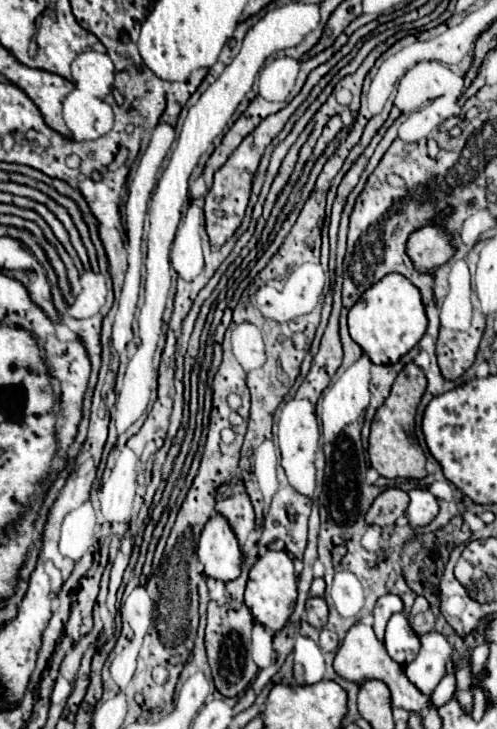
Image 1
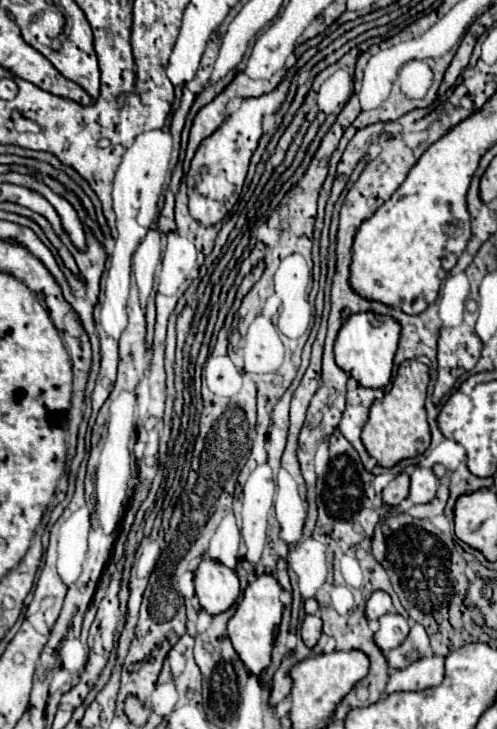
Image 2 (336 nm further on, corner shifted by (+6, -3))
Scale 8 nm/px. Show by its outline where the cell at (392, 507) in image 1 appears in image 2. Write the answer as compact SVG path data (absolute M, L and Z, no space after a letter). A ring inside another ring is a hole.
M397 475L385 489L383 489L383 503L389 507L397 507L409 495L409 475Z

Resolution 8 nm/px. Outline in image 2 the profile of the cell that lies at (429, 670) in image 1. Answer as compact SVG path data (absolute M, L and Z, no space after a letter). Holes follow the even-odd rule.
M425 655L413 661L405 669L397 669L387 683L385 695L399 691L421 691L435 687L443 681L443 659L437 655Z

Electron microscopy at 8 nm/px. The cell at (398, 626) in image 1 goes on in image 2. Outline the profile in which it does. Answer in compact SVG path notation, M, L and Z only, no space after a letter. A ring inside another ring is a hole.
M387 613L385 617L379 619L379 631L373 635L373 639L381 651L389 651L401 645L407 633L409 633L409 623L399 613Z

